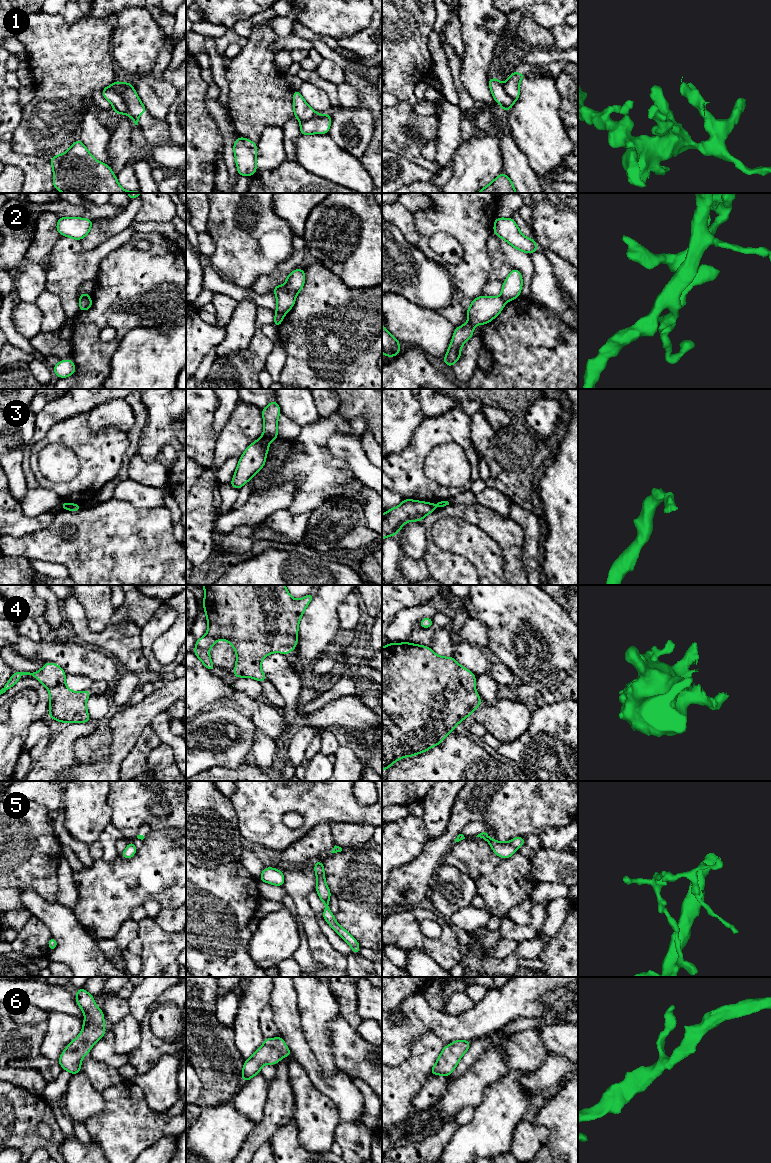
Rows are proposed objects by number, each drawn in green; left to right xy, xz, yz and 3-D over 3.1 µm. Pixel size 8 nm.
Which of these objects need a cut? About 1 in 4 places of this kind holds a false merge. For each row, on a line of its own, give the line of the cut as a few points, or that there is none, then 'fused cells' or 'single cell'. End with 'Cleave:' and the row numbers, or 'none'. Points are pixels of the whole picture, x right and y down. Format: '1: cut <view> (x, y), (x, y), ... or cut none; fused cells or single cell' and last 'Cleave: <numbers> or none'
1: cut xy (109, 86), (122, 98), (129, 114); fused cells
2: cut xz (275, 311), (284, 314); fused cells
3: cut xz (262, 436), (267, 443); fused cells
4: cut none; single cell
5: cut none; single cell
6: cut none; single cell
Cleave: 1, 2, 3

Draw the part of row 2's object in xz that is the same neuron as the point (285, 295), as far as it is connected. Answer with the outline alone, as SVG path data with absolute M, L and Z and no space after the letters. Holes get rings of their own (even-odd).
M298 268L289 273L284 286L276 285L273 288L277 299L277 308L275 312L286 314L295 304L297 294L305 284L304 269Z

